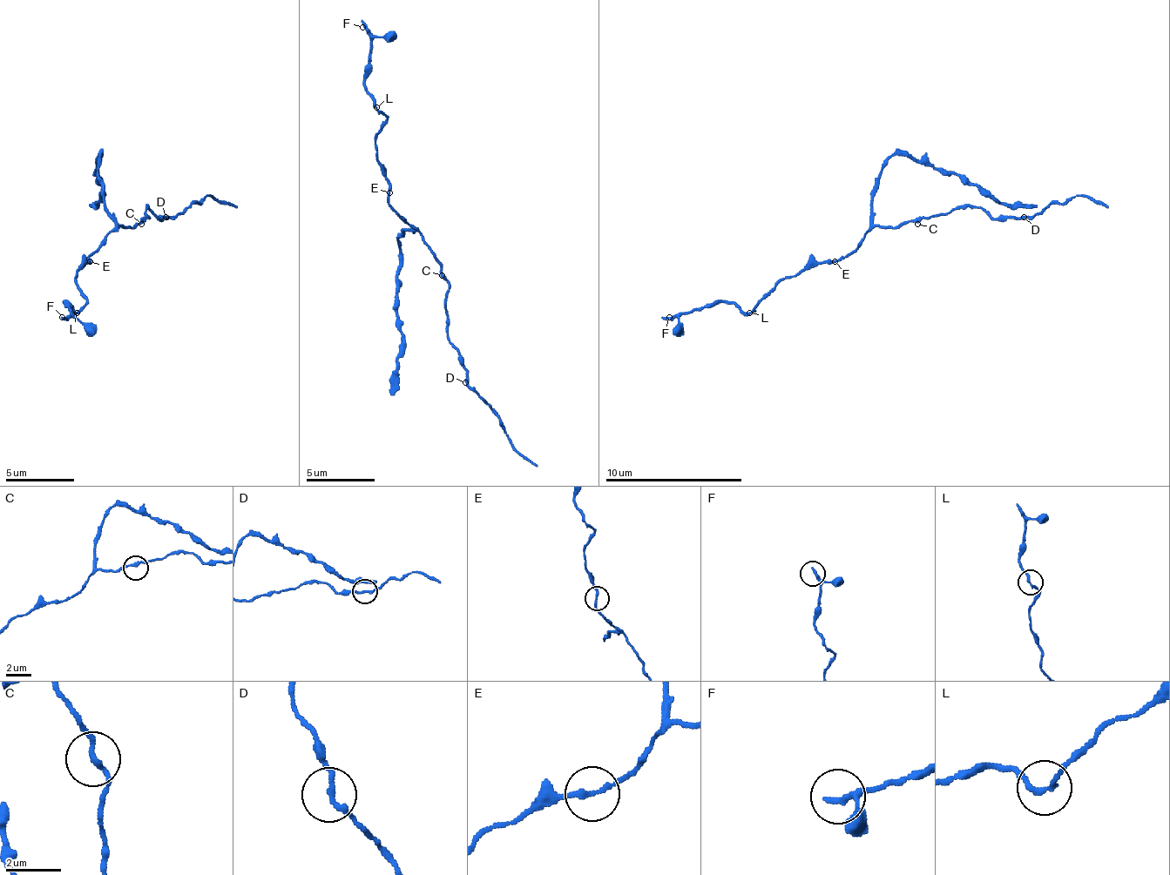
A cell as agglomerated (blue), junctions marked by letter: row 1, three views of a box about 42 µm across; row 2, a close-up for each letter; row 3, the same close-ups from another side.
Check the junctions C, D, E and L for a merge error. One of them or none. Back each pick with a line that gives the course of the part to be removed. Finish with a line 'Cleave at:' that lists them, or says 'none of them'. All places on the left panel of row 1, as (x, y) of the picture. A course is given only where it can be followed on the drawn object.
Cleave at: none of them

